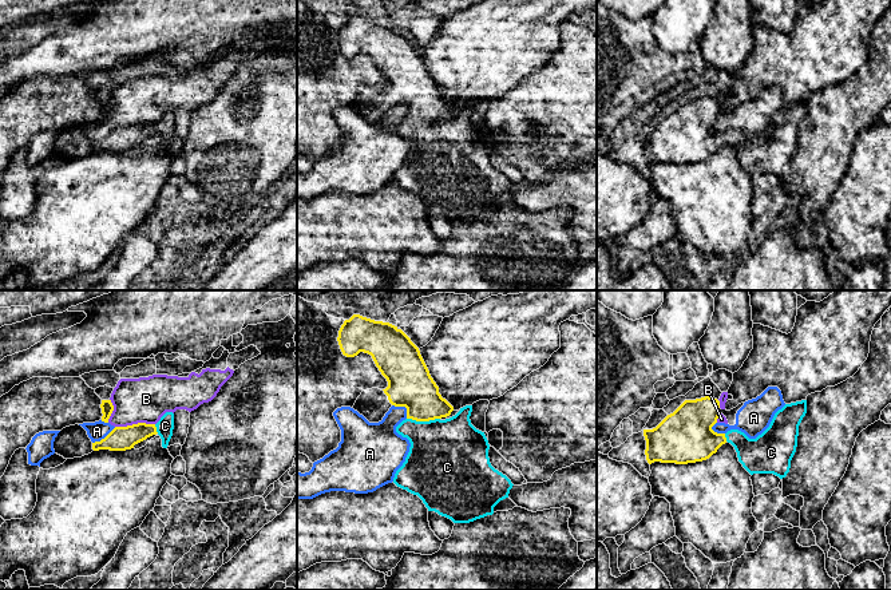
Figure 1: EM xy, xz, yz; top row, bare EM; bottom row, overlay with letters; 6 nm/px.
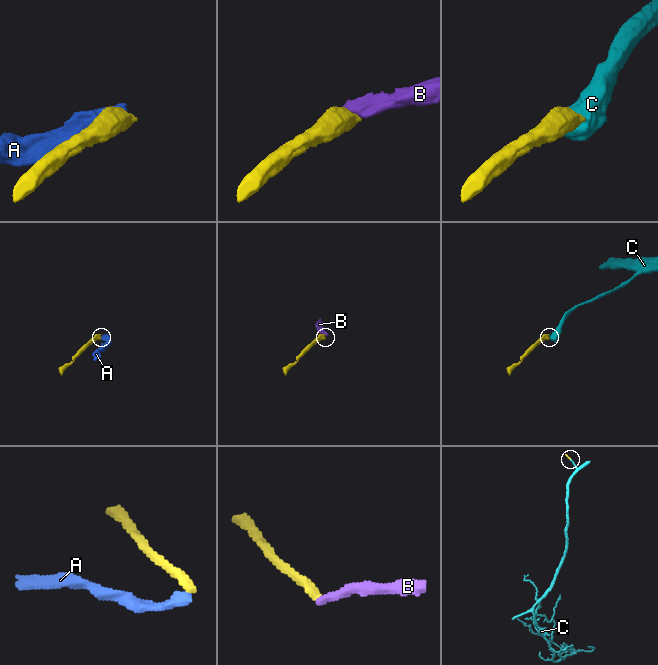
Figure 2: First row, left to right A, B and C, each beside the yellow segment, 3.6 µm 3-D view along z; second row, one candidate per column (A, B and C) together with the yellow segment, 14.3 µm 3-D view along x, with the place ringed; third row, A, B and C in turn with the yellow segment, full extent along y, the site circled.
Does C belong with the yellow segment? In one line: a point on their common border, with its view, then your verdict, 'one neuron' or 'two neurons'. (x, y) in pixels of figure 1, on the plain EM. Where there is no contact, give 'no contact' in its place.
xz (423, 121) | one neuron

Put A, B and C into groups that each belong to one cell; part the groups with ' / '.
A B / C

